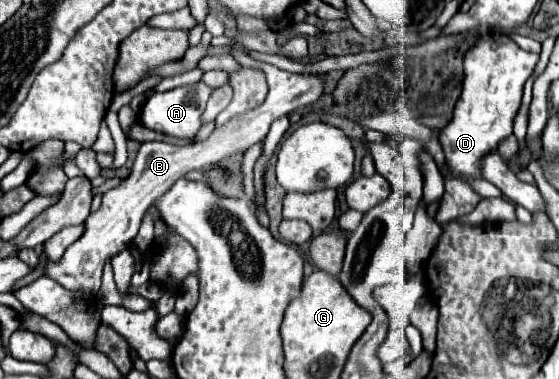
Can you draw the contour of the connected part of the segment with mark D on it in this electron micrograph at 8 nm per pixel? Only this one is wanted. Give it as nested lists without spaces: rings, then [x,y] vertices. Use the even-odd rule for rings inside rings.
[[[487,34],[465,54],[463,92],[455,104],[453,120],[439,134],[445,166],[451,178],[445,178],[445,194],[441,196],[437,216],[461,216],[481,202],[471,180],[483,178],[483,158],[513,134],[513,120],[521,106],[523,84],[533,74],[537,62],[539,54],[521,50],[505,34]]]

